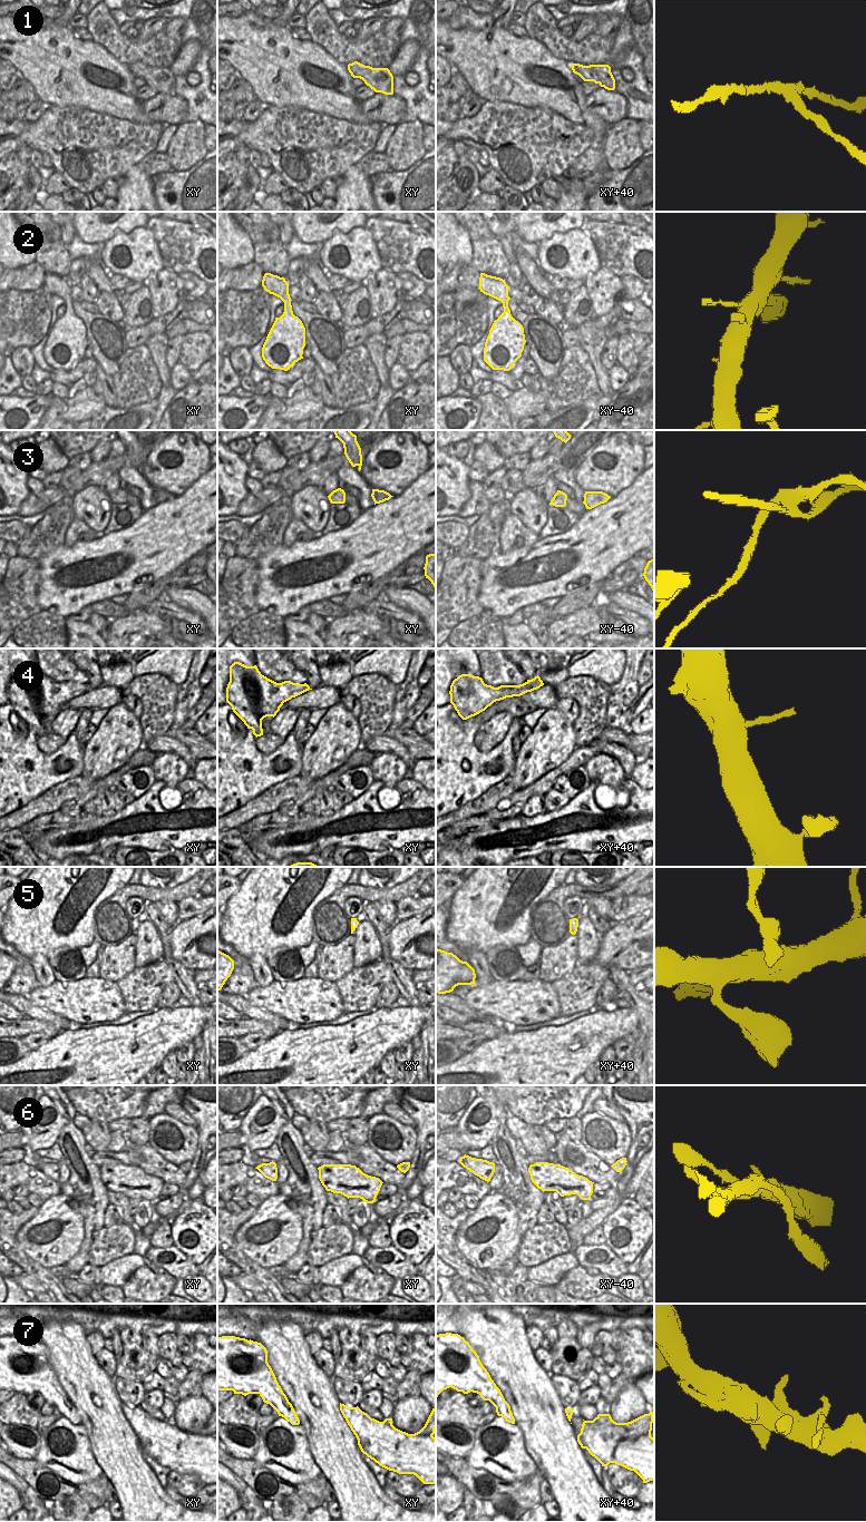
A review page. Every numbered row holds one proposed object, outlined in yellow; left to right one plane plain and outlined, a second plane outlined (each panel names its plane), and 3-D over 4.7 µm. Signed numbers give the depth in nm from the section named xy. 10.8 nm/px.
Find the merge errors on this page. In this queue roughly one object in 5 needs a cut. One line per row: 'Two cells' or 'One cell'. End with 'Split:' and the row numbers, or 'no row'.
1: Two cells
2: One cell
3: Two cells
4: One cell
5: One cell
6: One cell
7: One cell
Split: 1, 3.

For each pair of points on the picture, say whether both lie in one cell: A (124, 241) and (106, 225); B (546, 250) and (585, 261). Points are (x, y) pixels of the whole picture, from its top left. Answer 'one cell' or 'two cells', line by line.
A: two cells
B: one cell

